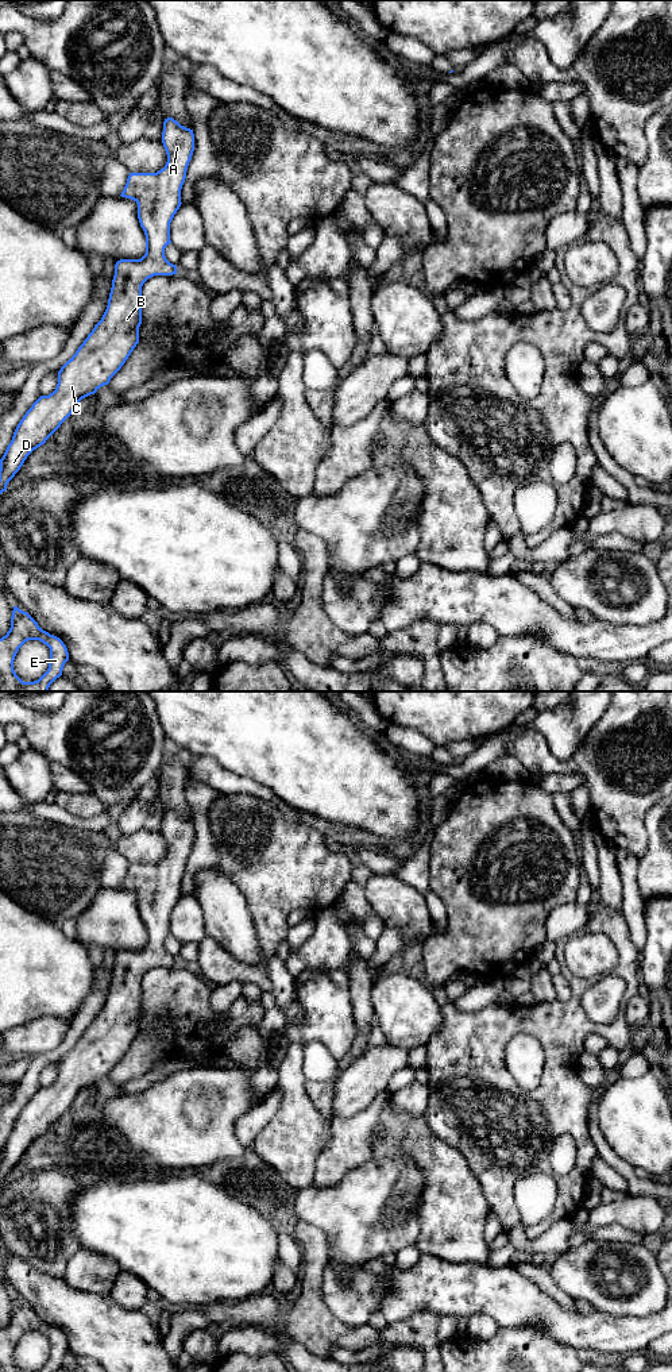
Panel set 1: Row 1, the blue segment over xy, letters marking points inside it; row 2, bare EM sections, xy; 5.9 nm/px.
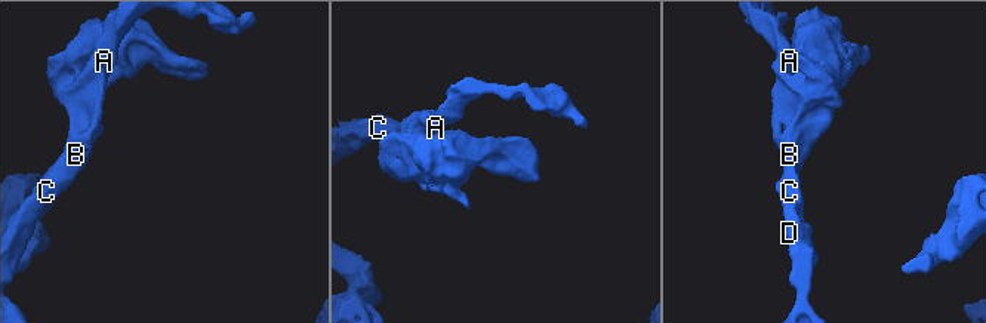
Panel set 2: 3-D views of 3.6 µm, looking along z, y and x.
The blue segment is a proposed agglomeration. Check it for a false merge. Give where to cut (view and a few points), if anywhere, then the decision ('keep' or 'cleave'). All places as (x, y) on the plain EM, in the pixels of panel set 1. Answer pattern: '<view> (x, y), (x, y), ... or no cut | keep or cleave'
no cut | keep

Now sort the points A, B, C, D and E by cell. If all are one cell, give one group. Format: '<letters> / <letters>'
A B C D E

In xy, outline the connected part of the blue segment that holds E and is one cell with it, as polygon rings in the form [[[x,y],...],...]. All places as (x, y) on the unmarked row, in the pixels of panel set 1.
[[[13,1298],[11,1319],[0,1330],[0,1372],[22,1372],[13,1361],[13,1352],[19,1340],[28,1331],[39,1331],[50,1340],[49,1360],[38,1372],[55,1372],[62,1367],[69,1352],[63,1333],[43,1322],[27,1303]]]

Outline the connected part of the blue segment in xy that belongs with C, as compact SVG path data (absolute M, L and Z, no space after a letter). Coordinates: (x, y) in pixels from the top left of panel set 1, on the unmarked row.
M173 809L163 813L162 835L167 853L157 864L130 864L121 889L138 895L138 910L146 926L146 945L140 951L120 951L115 956L115 967L107 1001L101 1011L78 1038L76 1045L58 1063L58 1075L53 1084L40 1087L18 1115L12 1132L0 1151L0 1186L20 1161L27 1148L46 1132L73 1105L76 1097L94 1086L121 1060L136 1036L142 1015L142 978L154 967L177 966L177 957L165 948L165 940L171 934L170 914L181 898L181 880L194 843L193 821L181 817Z

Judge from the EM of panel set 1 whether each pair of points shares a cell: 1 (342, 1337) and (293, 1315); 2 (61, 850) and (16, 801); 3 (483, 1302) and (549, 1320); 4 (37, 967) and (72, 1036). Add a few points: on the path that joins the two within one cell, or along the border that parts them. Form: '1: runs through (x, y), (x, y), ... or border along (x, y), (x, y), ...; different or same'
1: runs through (329, 1332), (319, 1330), (305, 1321); same
2: border along (22, 809), (14, 812); different
3: runs through (499, 1302), (520, 1302), (533, 1307); same
4: border along (89, 993), (72, 1021); different

